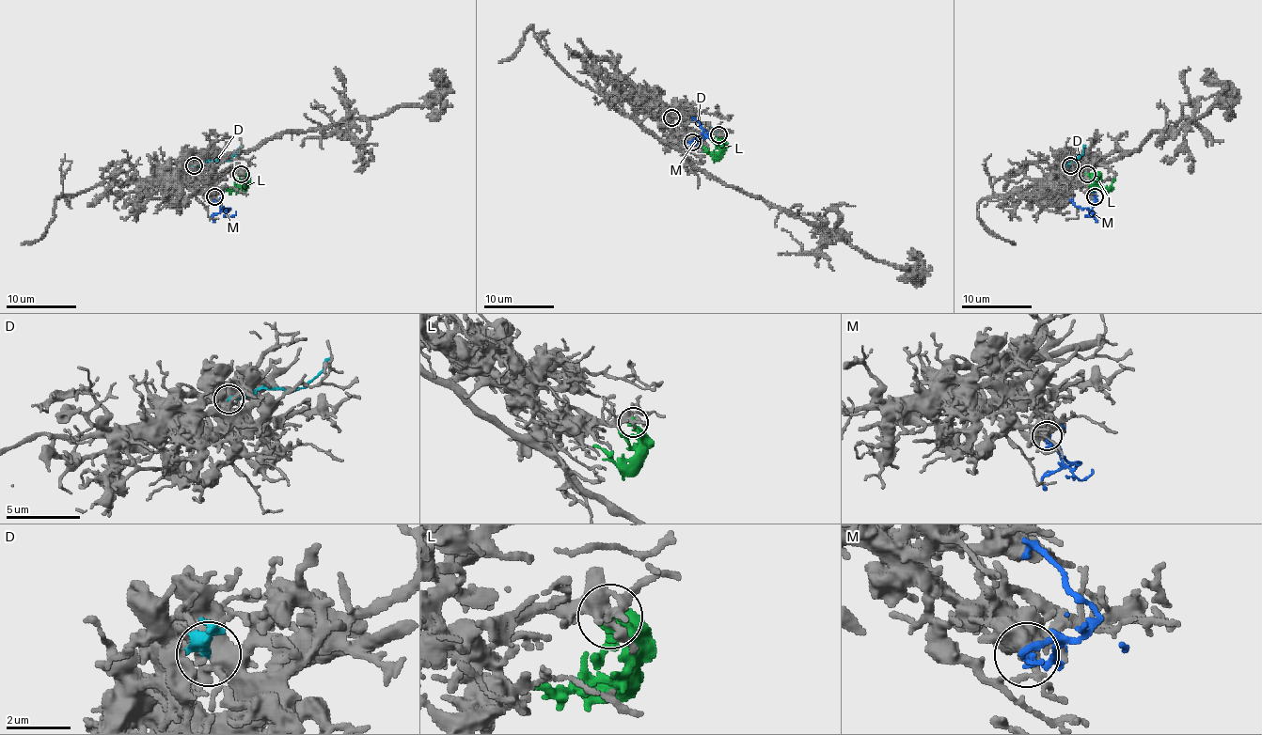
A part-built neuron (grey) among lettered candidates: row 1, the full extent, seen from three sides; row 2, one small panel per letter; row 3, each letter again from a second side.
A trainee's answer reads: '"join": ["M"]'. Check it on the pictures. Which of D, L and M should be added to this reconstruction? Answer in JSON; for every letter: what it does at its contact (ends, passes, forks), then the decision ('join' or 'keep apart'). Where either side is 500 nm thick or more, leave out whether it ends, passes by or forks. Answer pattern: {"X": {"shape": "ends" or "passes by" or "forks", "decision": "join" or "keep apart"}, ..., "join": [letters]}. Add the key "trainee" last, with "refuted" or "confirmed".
{"D": {"shape": "ends", "decision": "join"}, "L": {"shape": "ends", "decision": "keep apart"}, "M": {"decision": "keep apart"}, "join": ["D"], "trainee": "refuted"}

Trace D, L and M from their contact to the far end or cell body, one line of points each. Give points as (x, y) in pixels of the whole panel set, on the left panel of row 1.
D: (194, 166), (228, 161), (243, 145)
L: (241, 173), (244, 185), (239, 191), (222, 187)
M: (214, 195), (227, 211), (228, 208), (224, 208), (212, 197)

